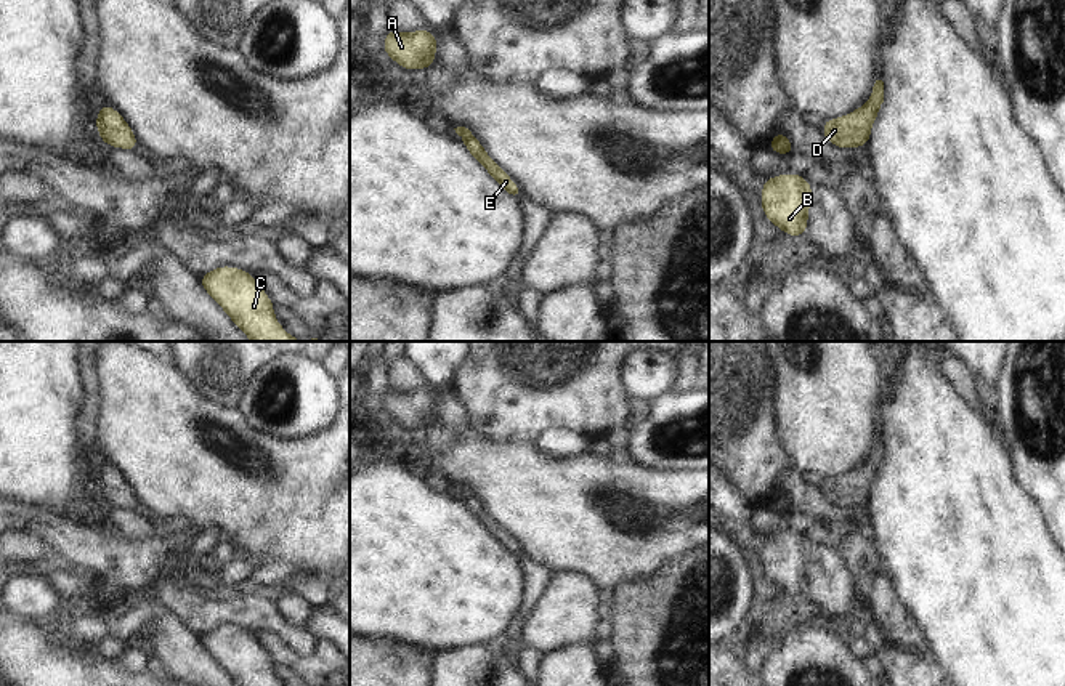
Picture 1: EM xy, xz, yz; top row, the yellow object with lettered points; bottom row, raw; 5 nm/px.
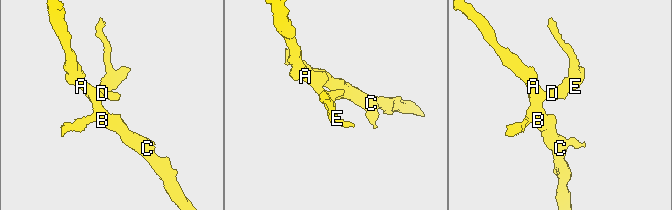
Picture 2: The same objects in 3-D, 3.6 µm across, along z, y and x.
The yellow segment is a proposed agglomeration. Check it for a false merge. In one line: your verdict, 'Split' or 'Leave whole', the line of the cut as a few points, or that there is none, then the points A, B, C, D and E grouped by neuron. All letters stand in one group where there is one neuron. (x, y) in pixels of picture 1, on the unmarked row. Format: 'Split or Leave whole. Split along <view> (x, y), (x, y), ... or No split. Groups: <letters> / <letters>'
Leave whole. No split. Groups: A B C D E.

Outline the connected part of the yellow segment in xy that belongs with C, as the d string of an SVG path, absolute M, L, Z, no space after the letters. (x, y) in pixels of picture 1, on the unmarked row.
M220 625L197 636L237 686L282 686L273 673L276 665L250 632Z

